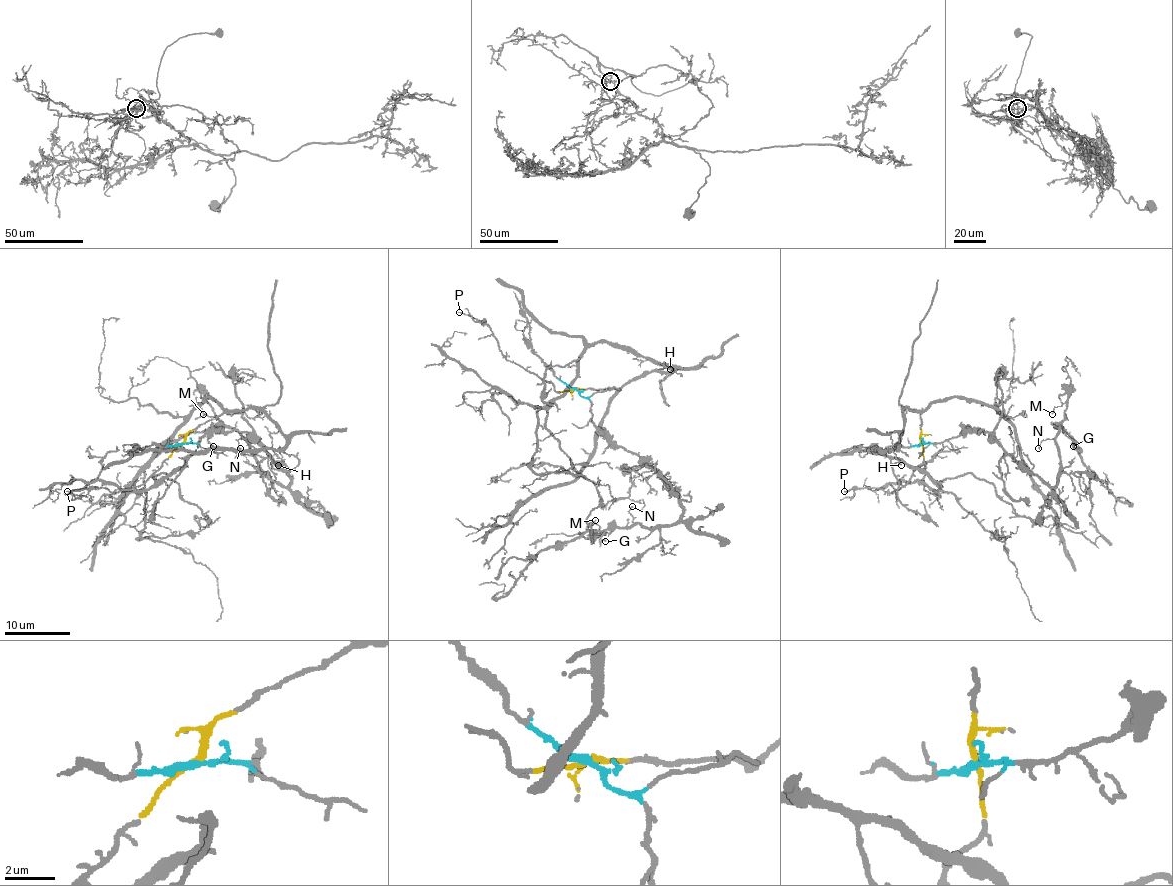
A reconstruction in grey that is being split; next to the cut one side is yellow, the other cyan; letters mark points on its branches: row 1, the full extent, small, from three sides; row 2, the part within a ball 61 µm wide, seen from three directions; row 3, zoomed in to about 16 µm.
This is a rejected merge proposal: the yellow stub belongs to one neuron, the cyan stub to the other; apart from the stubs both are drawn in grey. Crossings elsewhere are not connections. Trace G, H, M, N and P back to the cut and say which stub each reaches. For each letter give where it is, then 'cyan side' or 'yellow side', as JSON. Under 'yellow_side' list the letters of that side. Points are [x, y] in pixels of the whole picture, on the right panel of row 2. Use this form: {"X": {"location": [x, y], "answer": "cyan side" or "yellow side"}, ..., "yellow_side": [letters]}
{"G": {"location": [1073, 446], "answer": "cyan side"}, "H": {"location": [901, 465], "answer": "yellow side"}, "M": {"location": [1052, 414], "answer": "cyan side"}, "N": {"location": [1038, 448], "answer": "cyan side"}, "P": {"location": [844, 491], "answer": "yellow side"}, "yellow_side": ["H", "P"]}

